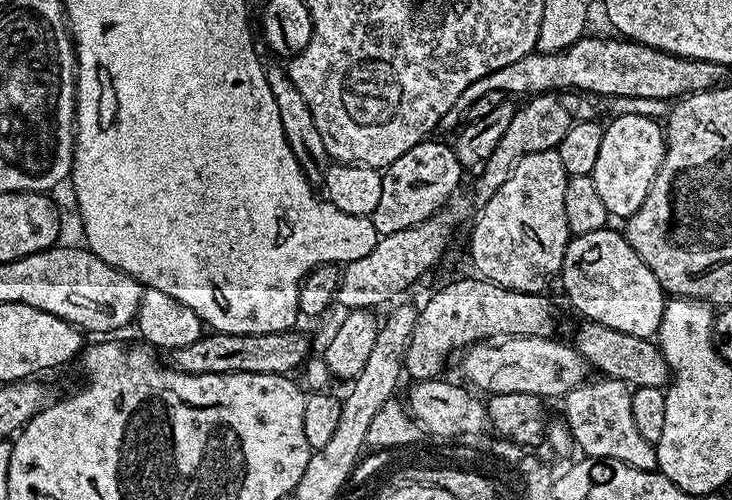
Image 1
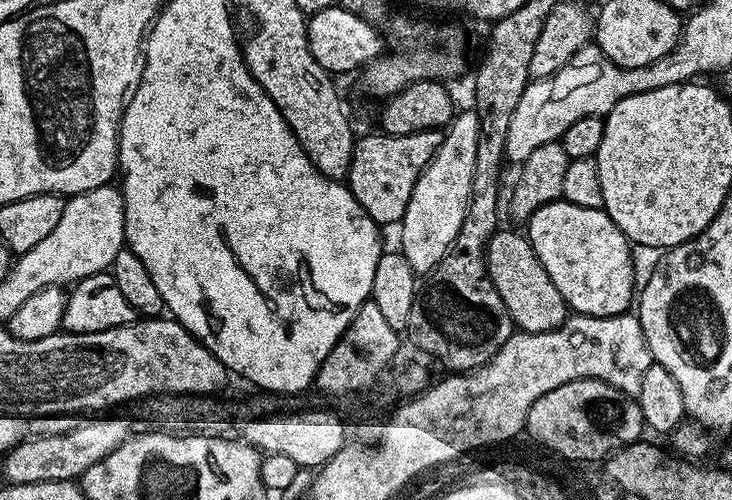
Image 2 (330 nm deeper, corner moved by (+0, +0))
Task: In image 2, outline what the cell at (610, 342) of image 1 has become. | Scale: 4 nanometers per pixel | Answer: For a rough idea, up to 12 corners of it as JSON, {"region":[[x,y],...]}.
{"region":[[499,229],[487,272],[521,332],[560,328],[568,307],[525,235]]}

